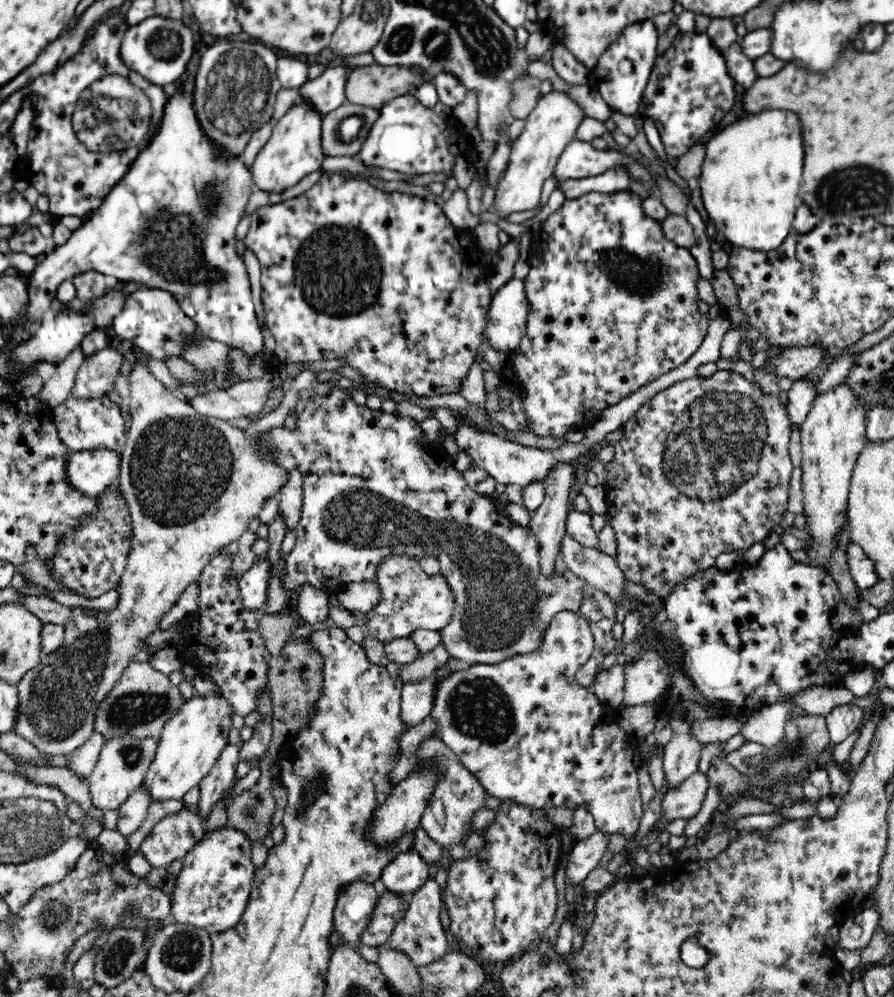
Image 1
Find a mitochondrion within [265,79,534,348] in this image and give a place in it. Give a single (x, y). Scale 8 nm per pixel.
(333, 269)

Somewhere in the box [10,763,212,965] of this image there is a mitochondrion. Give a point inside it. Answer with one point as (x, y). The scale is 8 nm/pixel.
(50, 914)

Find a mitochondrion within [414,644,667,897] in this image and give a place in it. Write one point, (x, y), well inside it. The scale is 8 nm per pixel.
(480, 708)

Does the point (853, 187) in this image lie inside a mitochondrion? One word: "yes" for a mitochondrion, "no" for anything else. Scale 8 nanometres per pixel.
yes

